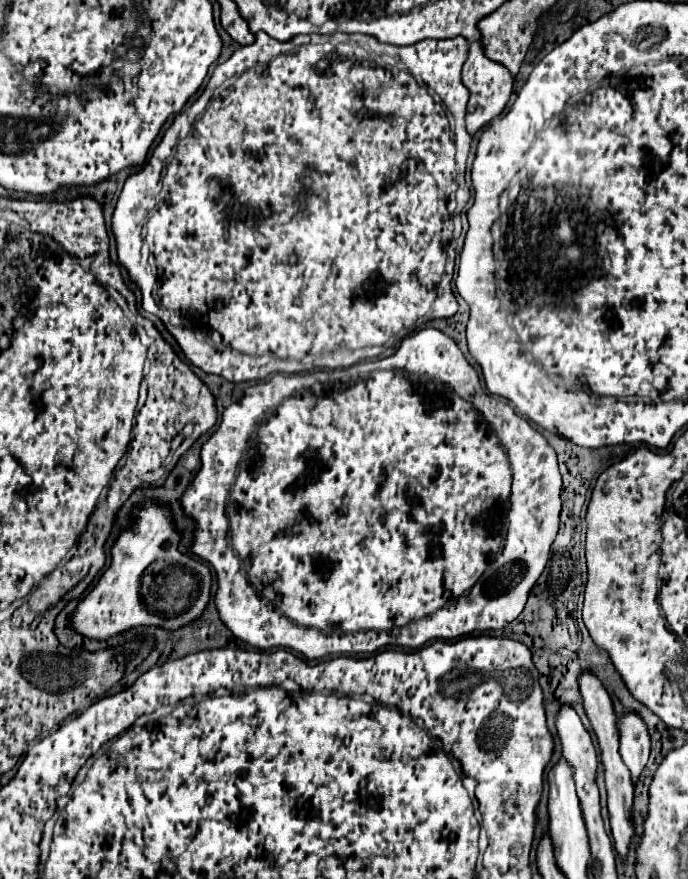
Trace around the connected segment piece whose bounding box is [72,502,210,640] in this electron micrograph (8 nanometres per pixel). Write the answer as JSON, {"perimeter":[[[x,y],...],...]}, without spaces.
{"perimeter":[[[148,502],[142,510],[134,512],[134,526],[122,532],[112,548],[112,566],[102,574],[94,590],[78,604],[72,616],[72,628],[90,638],[110,638],[122,630],[136,626],[162,626],[178,630],[180,626],[196,620],[210,598],[210,570],[178,550],[178,534],[172,528],[172,514],[166,504]]]}

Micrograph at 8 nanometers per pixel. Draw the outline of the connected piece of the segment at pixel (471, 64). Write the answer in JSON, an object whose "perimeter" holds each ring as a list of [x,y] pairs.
{"perimeter":[[[470,42],[468,46],[470,46],[470,52],[468,52],[468,60],[464,62],[464,68],[462,68],[462,82],[470,92],[468,112],[466,112],[466,130],[474,136],[482,126],[486,126],[496,116],[502,114],[502,110],[512,94],[512,76],[502,64],[492,62],[484,56],[480,42]]]}

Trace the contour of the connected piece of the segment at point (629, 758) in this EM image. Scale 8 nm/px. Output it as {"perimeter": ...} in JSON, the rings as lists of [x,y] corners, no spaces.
{"perimeter":[[[624,712],[616,720],[616,728],[620,736],[620,756],[632,774],[632,782],[636,784],[650,754],[648,728],[638,712]]]}

